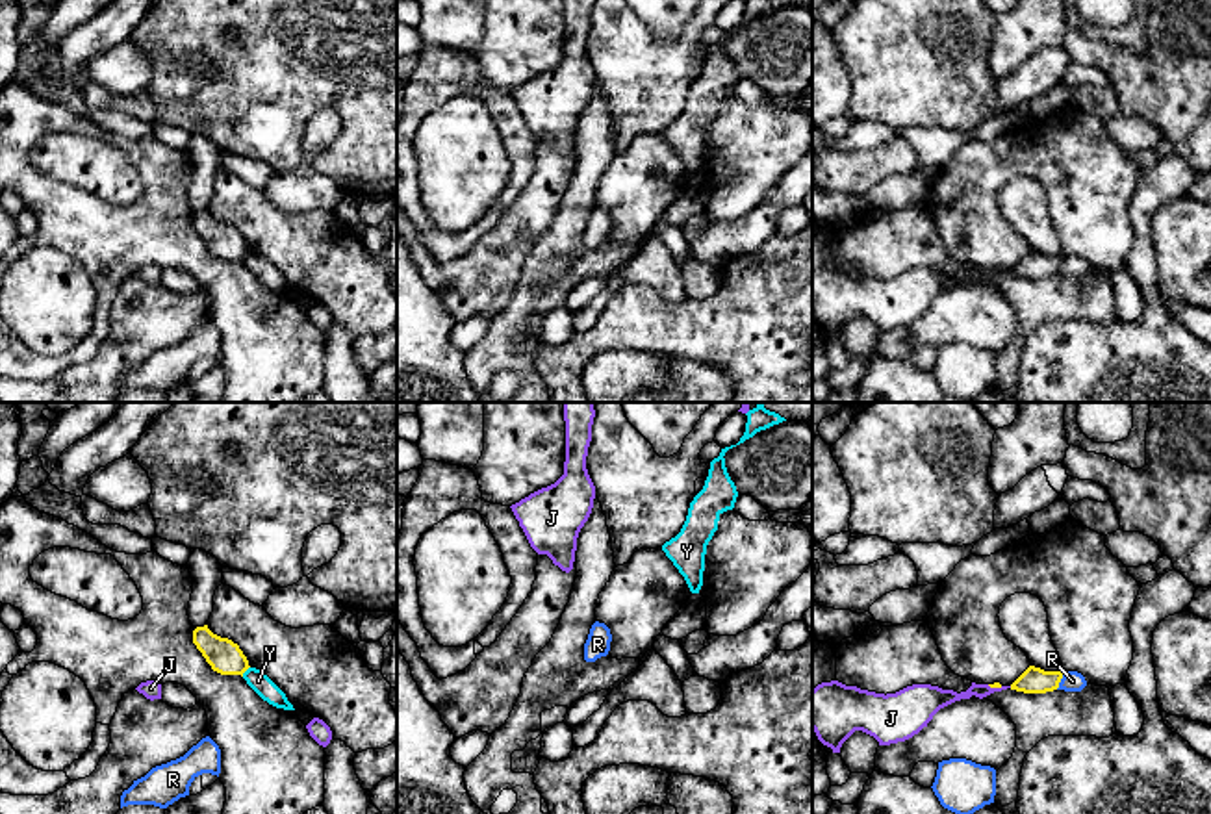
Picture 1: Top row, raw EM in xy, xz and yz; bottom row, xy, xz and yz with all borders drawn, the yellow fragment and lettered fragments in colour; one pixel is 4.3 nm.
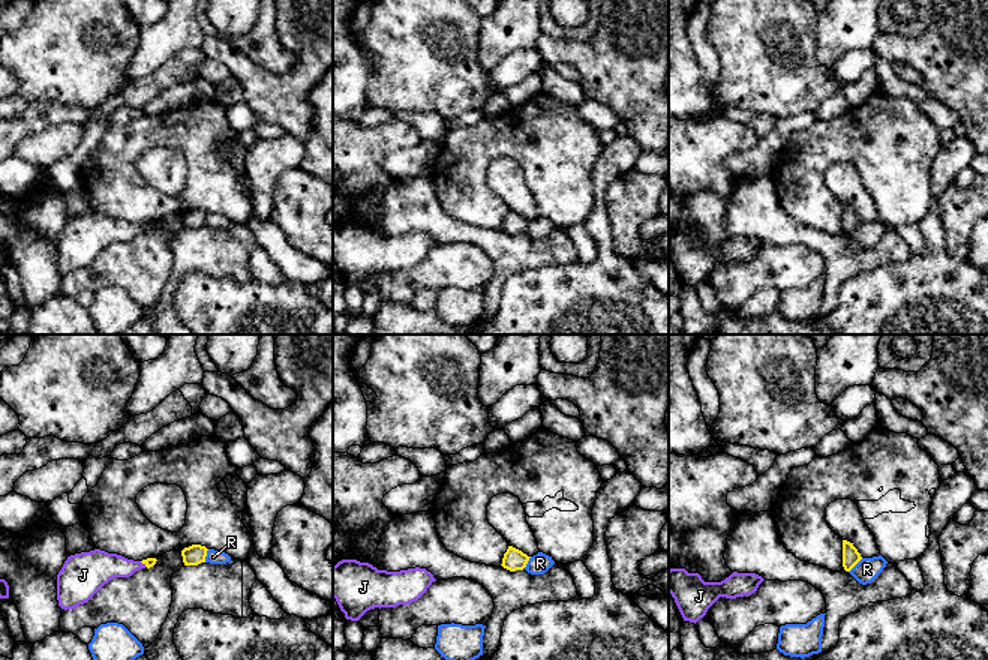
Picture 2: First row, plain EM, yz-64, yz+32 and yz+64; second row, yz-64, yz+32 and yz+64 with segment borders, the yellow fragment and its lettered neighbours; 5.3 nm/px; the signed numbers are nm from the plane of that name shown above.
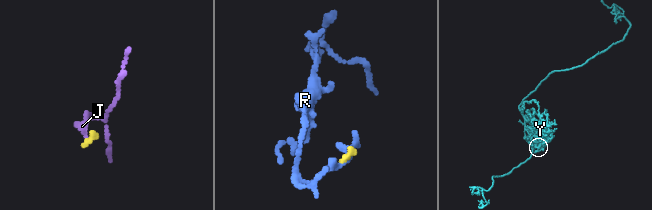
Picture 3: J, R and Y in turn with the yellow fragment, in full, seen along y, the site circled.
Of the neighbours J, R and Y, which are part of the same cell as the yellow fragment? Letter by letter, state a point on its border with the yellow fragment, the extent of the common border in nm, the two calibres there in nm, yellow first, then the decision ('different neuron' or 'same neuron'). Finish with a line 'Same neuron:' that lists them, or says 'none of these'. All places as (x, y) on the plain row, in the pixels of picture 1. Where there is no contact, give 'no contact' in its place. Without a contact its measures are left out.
J: yz (994, 271) | 70 nm | 30/90 nm | same neuron
R: yz (1059, 266) | 90 nm | 110/90 nm | different neuron
Y: xy (245, 254) | 60 nm | 150/90 nm | different neuron
Same neuron: J

